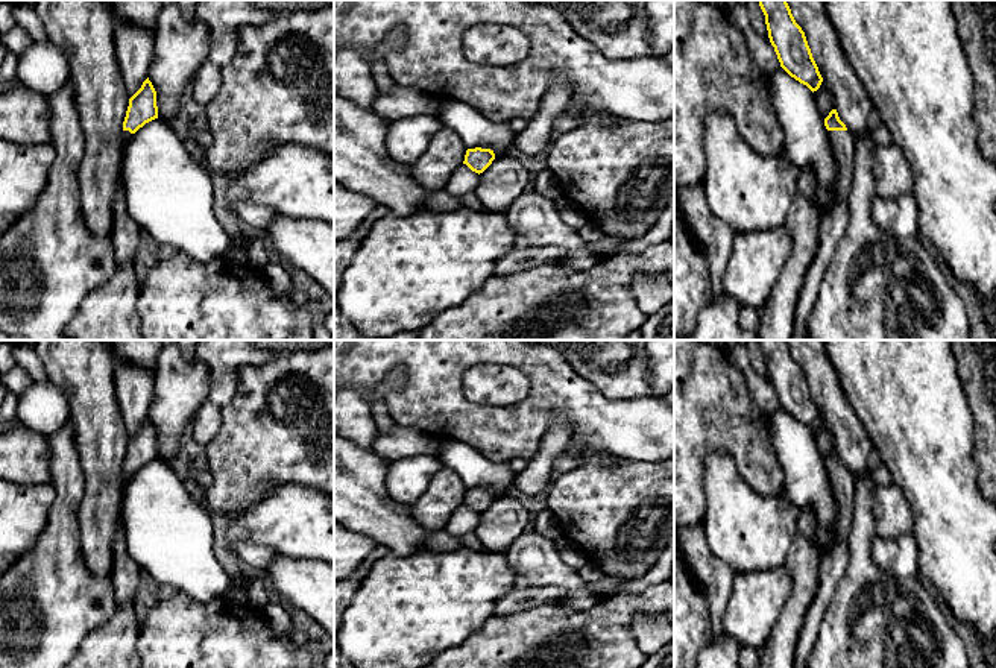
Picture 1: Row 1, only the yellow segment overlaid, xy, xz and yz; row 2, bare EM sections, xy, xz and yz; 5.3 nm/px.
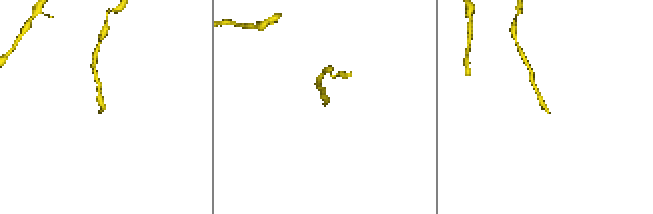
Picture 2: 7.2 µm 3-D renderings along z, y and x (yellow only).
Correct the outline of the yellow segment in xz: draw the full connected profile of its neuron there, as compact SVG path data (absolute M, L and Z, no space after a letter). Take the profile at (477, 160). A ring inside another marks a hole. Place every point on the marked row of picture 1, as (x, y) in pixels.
M468 149L463 164L466 164L472 172L483 173L495 159L495 153L490 149Z

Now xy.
M147 77L143 82L141 88L129 99L129 106L123 121L121 153L124 153L124 146L128 144L131 137L140 128L143 128L146 123L155 118L158 118L156 91Z

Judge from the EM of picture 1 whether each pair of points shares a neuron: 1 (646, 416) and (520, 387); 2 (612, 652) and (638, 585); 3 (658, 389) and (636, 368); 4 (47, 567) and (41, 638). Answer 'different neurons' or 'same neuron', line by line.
1: different neurons
2: different neurons
3: different neurons
4: same neuron

